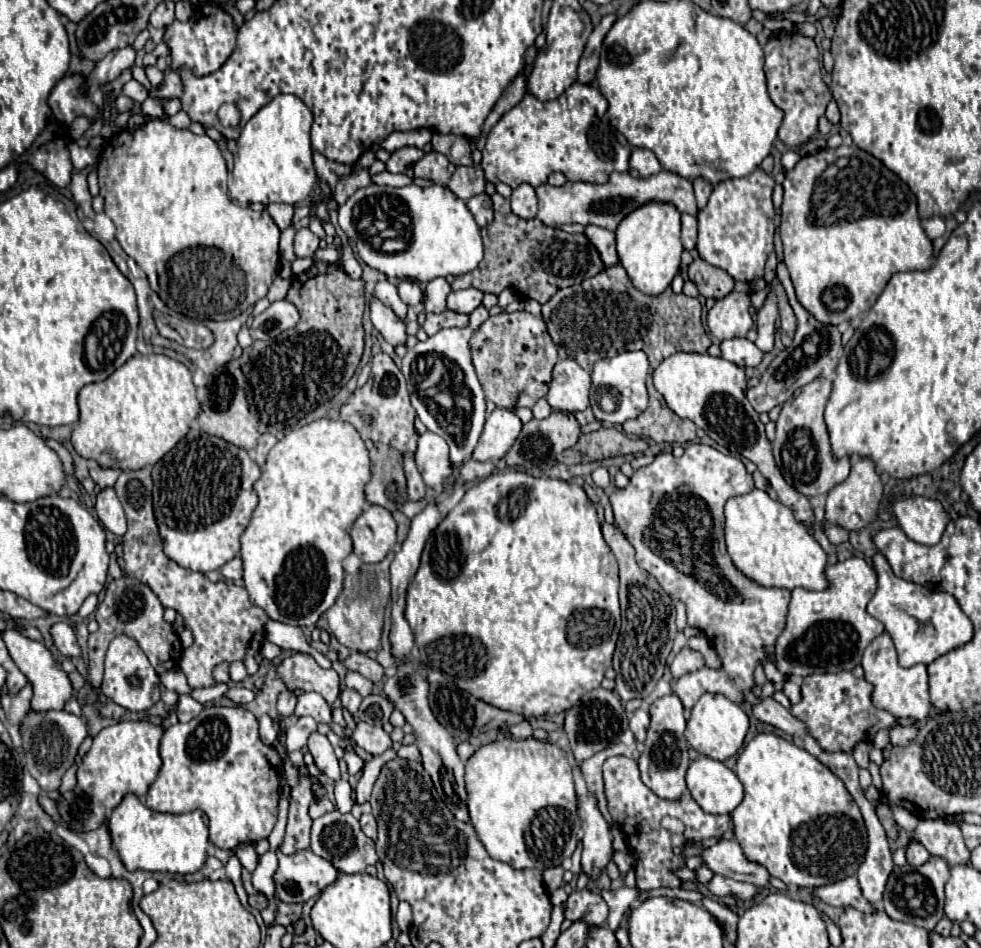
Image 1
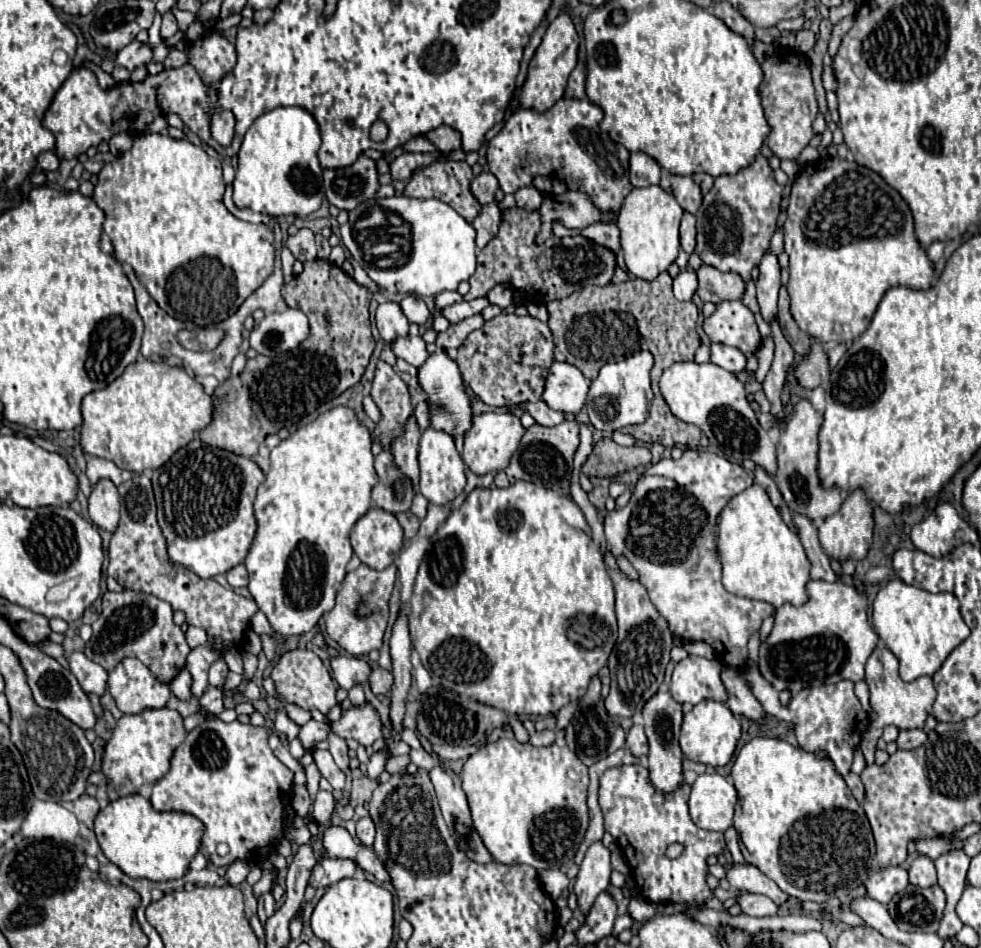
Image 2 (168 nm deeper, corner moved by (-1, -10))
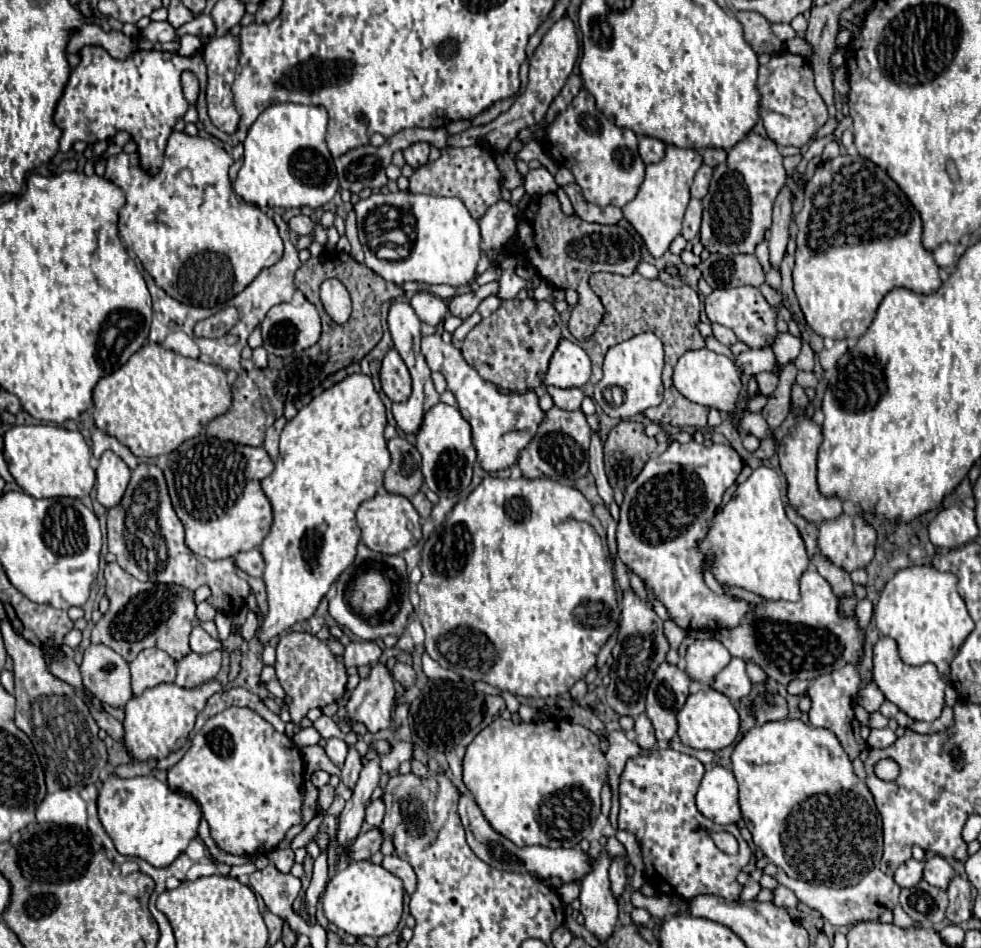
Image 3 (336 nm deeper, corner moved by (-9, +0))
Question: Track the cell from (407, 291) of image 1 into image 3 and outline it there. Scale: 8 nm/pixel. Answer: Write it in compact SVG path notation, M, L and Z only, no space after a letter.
M430 292L414 294L410 304L412 304L416 316L422 322L426 322L428 326L438 326L446 318L446 314L448 314L448 306L444 304L444 300L434 296L434 294L430 294Z

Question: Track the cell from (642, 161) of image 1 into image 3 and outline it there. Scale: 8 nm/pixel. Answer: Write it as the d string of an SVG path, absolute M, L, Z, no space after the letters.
M642 136L638 150L640 150L640 158L644 160L644 164L654 164L654 162L662 160L664 150L666 150L666 144L662 140L658 140L658 138Z

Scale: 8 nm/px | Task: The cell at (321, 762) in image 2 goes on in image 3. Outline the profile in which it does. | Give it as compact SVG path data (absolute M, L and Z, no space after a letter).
M330 738L328 742L326 742L326 754L328 754L328 758L338 766L338 768L342 768L344 766L344 760L346 760L346 754L348 754L348 744L344 742L344 740L340 740L340 738Z

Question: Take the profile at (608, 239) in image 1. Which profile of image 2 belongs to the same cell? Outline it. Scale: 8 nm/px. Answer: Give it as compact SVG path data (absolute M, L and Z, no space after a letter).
M596 222L594 226L588 226L580 232L584 238L588 240L594 240L596 244L612 250L614 254L618 254L620 250L620 236L618 236L618 228L614 224L602 224L602 222Z

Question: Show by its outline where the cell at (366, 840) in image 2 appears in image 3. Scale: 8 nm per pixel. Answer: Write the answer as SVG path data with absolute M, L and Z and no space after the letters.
M382 798L372 800L372 802L366 806L366 822L368 822L372 828L378 828L378 826L382 824L382 818L384 818L384 802L382 802Z

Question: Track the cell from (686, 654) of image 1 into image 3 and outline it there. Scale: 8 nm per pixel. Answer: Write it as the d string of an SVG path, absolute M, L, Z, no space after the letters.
M706 638L706 640L694 640L688 646L684 660L686 660L688 676L700 682L702 686L710 686L710 680L724 666L728 666L732 656L716 638Z

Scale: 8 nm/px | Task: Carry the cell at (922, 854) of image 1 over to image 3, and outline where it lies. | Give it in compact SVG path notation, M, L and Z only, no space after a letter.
M928 854L926 868L924 868L924 880L928 884L946 890L954 876L956 876L956 872L954 872L954 868L950 866L950 862L946 858L936 856L936 854Z

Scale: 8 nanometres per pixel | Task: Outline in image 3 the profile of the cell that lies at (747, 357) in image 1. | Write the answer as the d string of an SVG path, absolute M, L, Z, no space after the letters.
M712 324L712 332L714 332L714 338L724 346L734 346L738 342L736 334L730 328L722 326L722 324Z

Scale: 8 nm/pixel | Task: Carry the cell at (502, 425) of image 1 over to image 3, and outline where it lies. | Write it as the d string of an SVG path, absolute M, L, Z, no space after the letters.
M430 334L422 338L422 354L430 370L438 370L444 374L448 382L448 390L456 396L460 414L470 422L476 460L480 462L480 466L486 472L498 472L514 466L518 462L520 452L536 436L536 430L546 416L546 412L538 406L536 392L528 390L524 394L518 394L518 392L502 394L498 386L478 376L478 372L462 358L460 348L456 348L454 344L442 342L438 334Z

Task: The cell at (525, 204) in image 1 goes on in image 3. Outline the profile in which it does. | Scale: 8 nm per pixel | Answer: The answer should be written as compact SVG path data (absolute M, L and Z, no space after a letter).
M540 166L540 168L530 170L530 172L526 174L524 188L526 188L526 192L528 192L532 198L538 198L538 196L542 196L542 194L546 194L546 192L556 192L558 184L556 184L554 176L552 176L544 166Z

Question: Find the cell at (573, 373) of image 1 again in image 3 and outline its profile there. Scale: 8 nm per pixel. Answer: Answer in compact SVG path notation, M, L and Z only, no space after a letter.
M560 340L550 358L550 366L544 378L546 386L558 388L582 388L590 378L588 354L570 340Z

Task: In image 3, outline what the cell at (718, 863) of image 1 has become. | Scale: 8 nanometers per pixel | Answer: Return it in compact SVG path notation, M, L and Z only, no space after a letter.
M878 868L868 872L856 886L848 886L848 888L814 886L814 884L802 882L802 880L788 878L782 870L776 874L776 880L782 886L790 888L802 904L818 910L822 914L822 918L826 918L832 926L848 926L848 924L856 924L856 922L878 920L886 910L892 910L898 904L898 896L900 896L900 886Z

